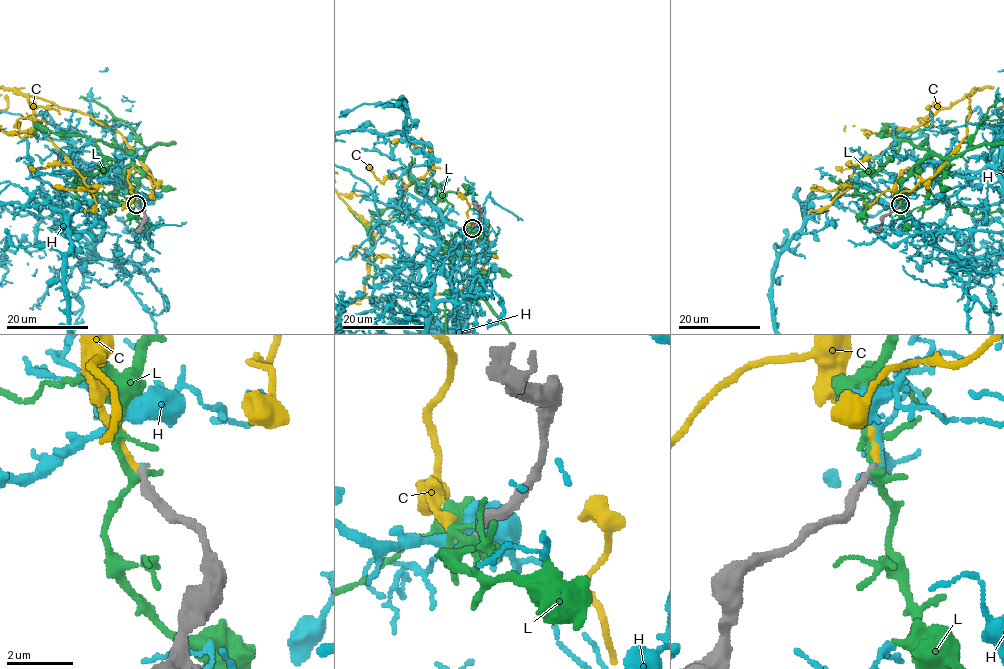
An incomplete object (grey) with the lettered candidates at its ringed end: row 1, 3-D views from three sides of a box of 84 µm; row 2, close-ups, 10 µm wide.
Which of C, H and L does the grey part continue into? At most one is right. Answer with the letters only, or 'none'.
C

